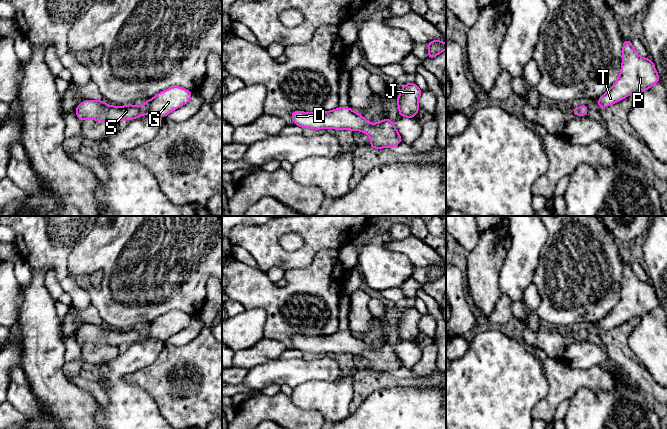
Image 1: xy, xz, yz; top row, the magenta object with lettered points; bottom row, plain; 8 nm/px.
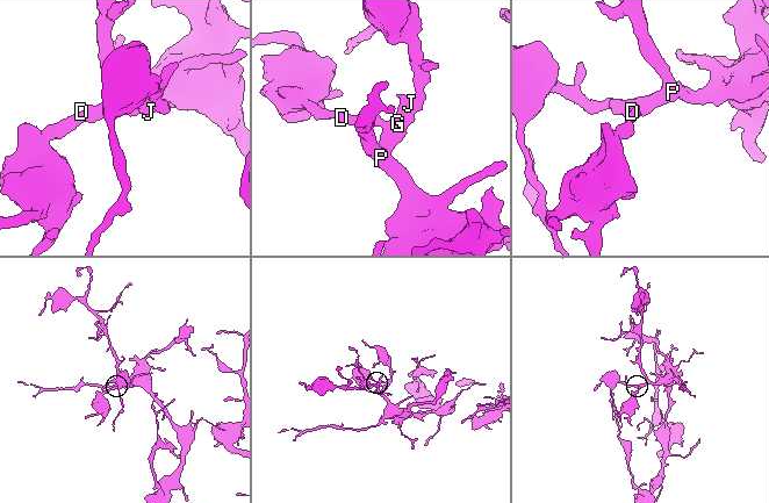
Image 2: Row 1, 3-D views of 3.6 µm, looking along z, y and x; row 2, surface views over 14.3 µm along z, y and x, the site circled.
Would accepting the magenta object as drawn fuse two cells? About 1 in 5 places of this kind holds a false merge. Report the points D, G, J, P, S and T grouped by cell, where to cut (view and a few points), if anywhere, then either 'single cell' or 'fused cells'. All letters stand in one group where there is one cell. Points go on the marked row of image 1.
D G J P S T; no cut; single cell

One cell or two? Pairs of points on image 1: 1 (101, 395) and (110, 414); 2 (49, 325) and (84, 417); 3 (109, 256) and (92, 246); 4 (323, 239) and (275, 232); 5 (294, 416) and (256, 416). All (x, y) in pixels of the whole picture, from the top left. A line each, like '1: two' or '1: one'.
1: two
2: one
3: one
4: one
5: one

